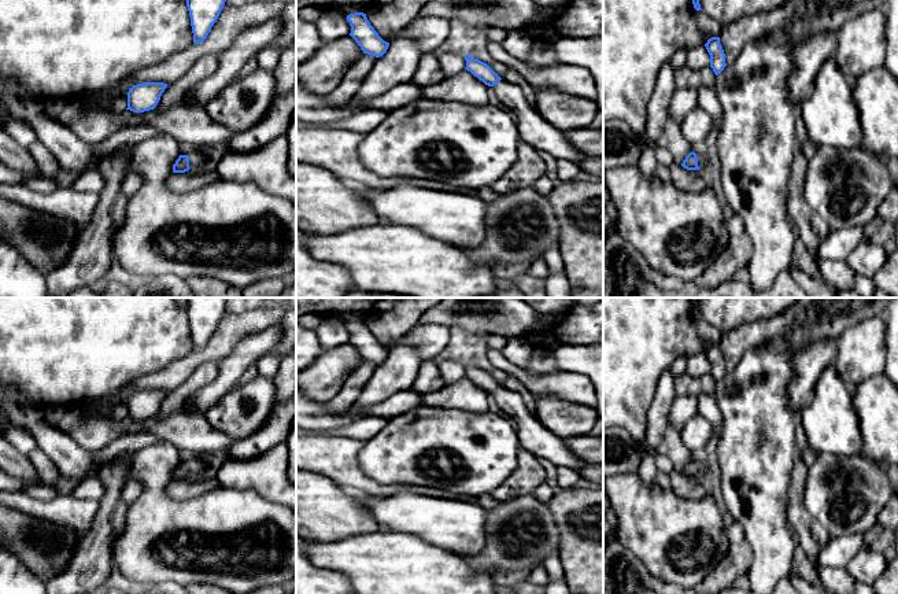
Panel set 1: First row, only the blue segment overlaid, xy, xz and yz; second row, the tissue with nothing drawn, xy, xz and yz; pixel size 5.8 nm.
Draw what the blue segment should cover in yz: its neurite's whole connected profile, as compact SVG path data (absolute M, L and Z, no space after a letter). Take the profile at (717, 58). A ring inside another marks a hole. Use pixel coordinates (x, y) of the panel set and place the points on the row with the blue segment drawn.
M720 37L709 38L705 47L710 55L710 67L713 69L714 74L718 75L727 66L725 54L720 44Z

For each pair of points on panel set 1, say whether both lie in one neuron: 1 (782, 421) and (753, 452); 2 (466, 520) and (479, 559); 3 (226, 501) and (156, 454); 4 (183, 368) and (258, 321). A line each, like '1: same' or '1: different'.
1: same
2: different
3: same
4: same

